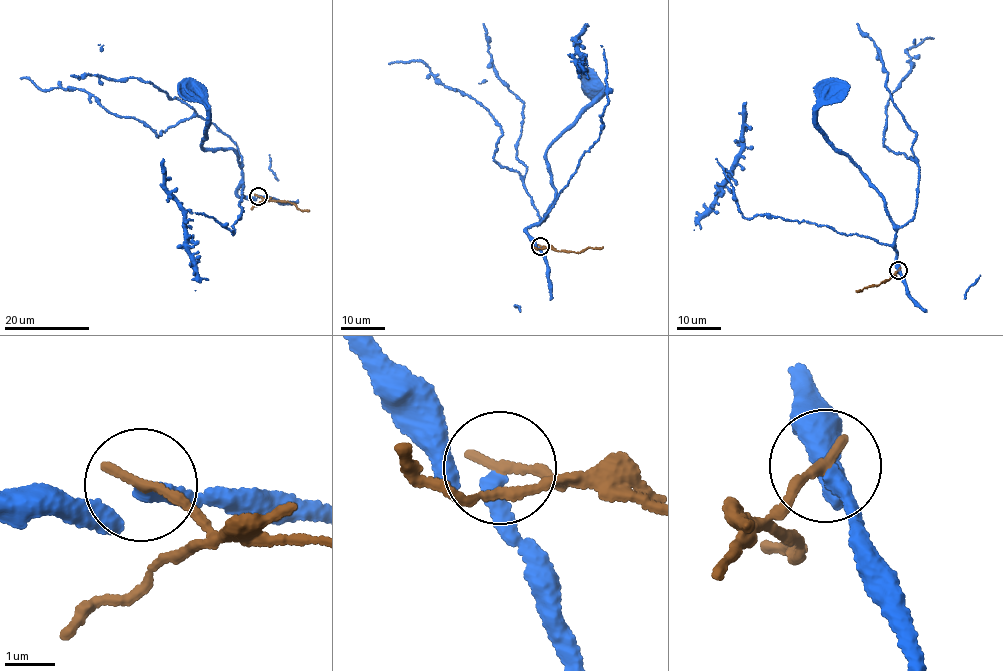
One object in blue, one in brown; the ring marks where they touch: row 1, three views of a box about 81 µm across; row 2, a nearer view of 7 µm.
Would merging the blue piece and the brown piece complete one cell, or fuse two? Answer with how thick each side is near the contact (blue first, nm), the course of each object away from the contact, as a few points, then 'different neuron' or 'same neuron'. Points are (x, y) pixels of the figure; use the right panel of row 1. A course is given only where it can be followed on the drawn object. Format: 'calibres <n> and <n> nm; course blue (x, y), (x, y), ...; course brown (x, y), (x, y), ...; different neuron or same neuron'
calibres 240 and 240 nm; course blue (899, 270), (896, 230), (919, 184), (913, 158), (883, 144), (888, 100), (905, 51), (934, 38); course brown (898, 270), (878, 285), (856, 290); different neuron

